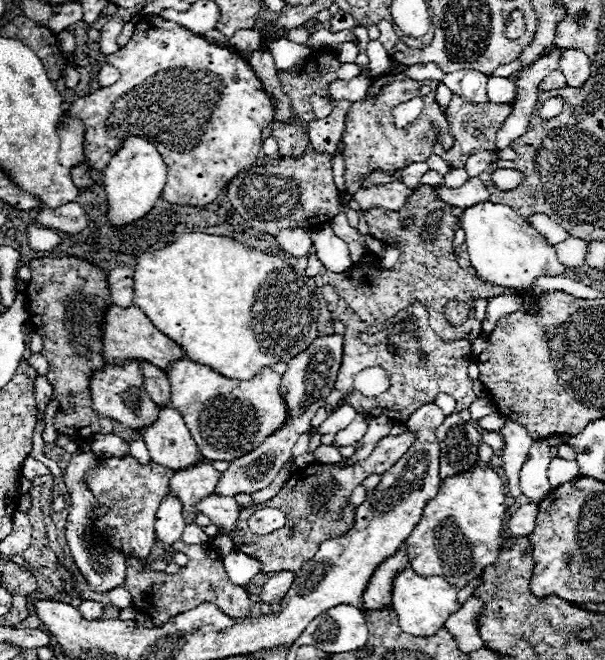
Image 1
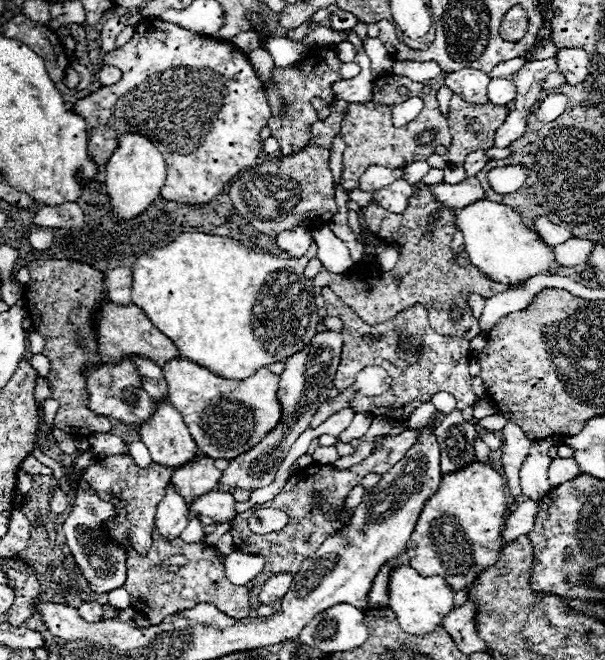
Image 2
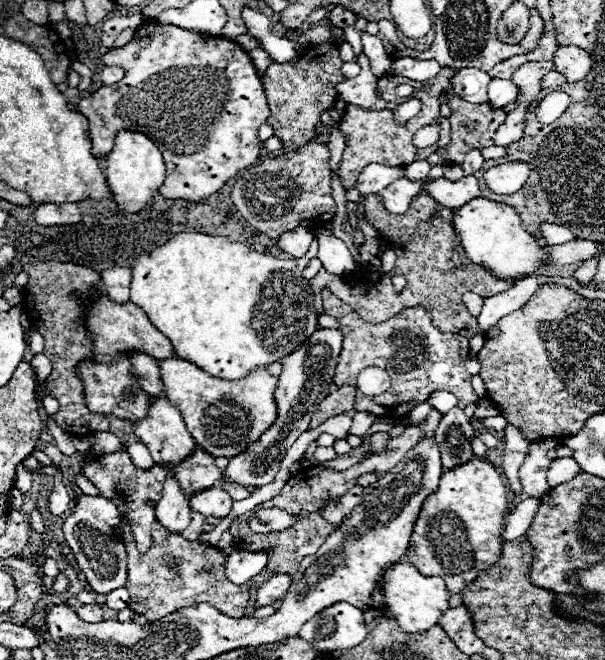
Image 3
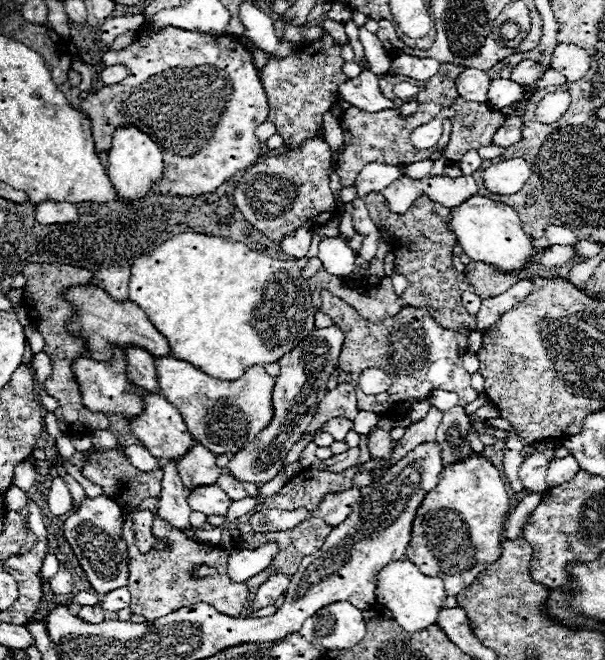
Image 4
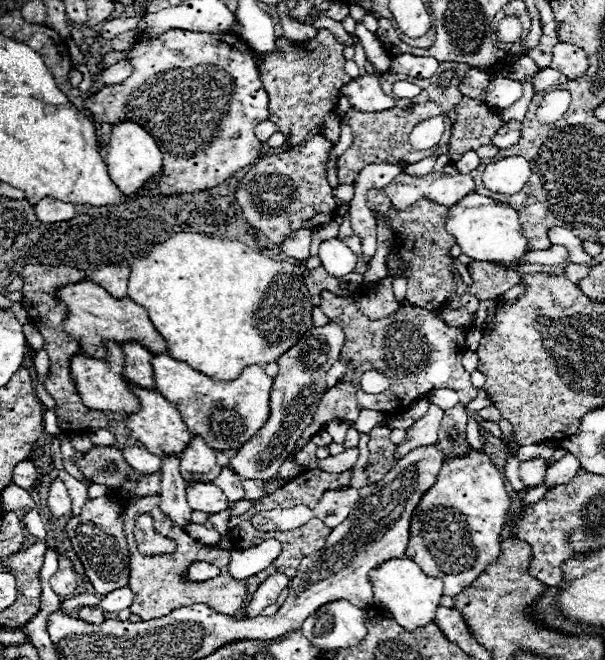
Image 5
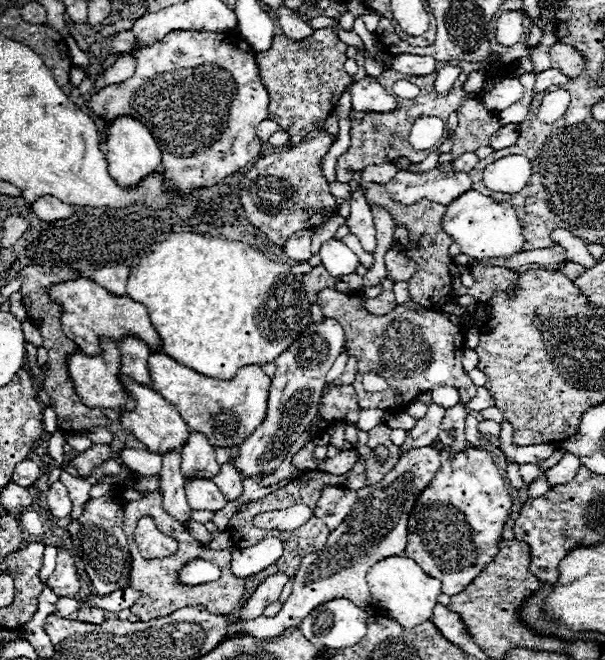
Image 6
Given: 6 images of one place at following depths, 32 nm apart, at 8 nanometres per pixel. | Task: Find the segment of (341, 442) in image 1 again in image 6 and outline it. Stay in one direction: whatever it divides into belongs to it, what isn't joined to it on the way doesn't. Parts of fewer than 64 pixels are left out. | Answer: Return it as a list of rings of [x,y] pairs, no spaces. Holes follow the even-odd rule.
[[[370,408],[370,410],[360,410],[360,420],[356,422],[358,428],[362,430],[370,430],[374,426],[380,426],[388,420],[390,416],[390,410],[382,410],[382,408]]]

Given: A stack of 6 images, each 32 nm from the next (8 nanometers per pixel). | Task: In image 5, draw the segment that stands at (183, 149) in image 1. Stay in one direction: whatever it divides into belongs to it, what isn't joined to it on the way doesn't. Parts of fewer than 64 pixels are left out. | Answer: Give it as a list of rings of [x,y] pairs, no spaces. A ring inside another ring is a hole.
[[[168,30],[160,38],[134,44],[128,52],[109,52],[102,64],[108,68],[120,60],[130,60],[134,64],[132,76],[122,84],[112,84],[110,88],[96,92],[84,102],[84,108],[90,110],[96,120],[100,146],[108,144],[110,130],[118,120],[134,120],[154,136],[164,156],[164,176],[160,180],[162,194],[170,196],[210,190],[260,156],[262,142],[256,138],[254,128],[268,120],[268,94],[262,86],[254,52],[240,34]]]

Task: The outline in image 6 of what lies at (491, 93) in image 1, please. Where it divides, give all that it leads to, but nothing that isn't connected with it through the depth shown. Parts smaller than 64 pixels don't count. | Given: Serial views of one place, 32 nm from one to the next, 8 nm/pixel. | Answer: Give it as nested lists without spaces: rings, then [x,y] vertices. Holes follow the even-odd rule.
[[[494,78],[488,82],[482,104],[492,112],[502,112],[524,96],[524,88],[516,78]]]

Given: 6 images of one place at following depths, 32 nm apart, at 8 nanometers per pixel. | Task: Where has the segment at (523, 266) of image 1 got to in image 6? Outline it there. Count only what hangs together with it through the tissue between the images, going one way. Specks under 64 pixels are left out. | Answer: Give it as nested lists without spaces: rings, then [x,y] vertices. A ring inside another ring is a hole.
[[[478,190],[464,192],[446,206],[446,214],[442,218],[442,228],[452,240],[460,246],[464,254],[472,258],[492,258],[492,256],[510,256],[522,250],[524,236],[522,226],[518,224],[518,216],[514,208],[506,202],[498,202],[492,196],[484,196]]]

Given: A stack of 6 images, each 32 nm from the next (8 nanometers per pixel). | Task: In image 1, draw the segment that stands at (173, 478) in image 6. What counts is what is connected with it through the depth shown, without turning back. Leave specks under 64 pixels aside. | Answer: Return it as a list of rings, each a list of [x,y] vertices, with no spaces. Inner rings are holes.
[[[168,492],[156,512],[156,534],[166,546],[172,546],[176,540],[180,540],[184,528],[186,522],[182,514],[182,504],[178,496]]]

